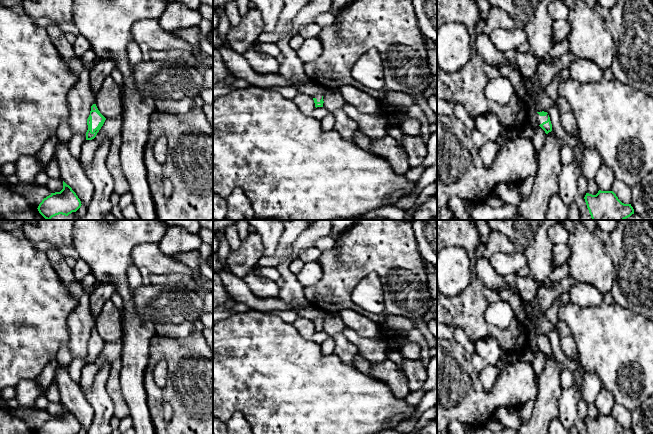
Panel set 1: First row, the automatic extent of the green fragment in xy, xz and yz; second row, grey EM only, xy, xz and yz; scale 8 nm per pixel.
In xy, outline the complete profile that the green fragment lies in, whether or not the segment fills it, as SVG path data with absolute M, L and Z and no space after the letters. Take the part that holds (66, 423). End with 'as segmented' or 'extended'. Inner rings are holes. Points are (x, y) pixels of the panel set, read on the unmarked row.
M63 405L63 413L60 416L51 417L44 422L38 430L38 434L78 434L81 425L72 412Z; as segmented

